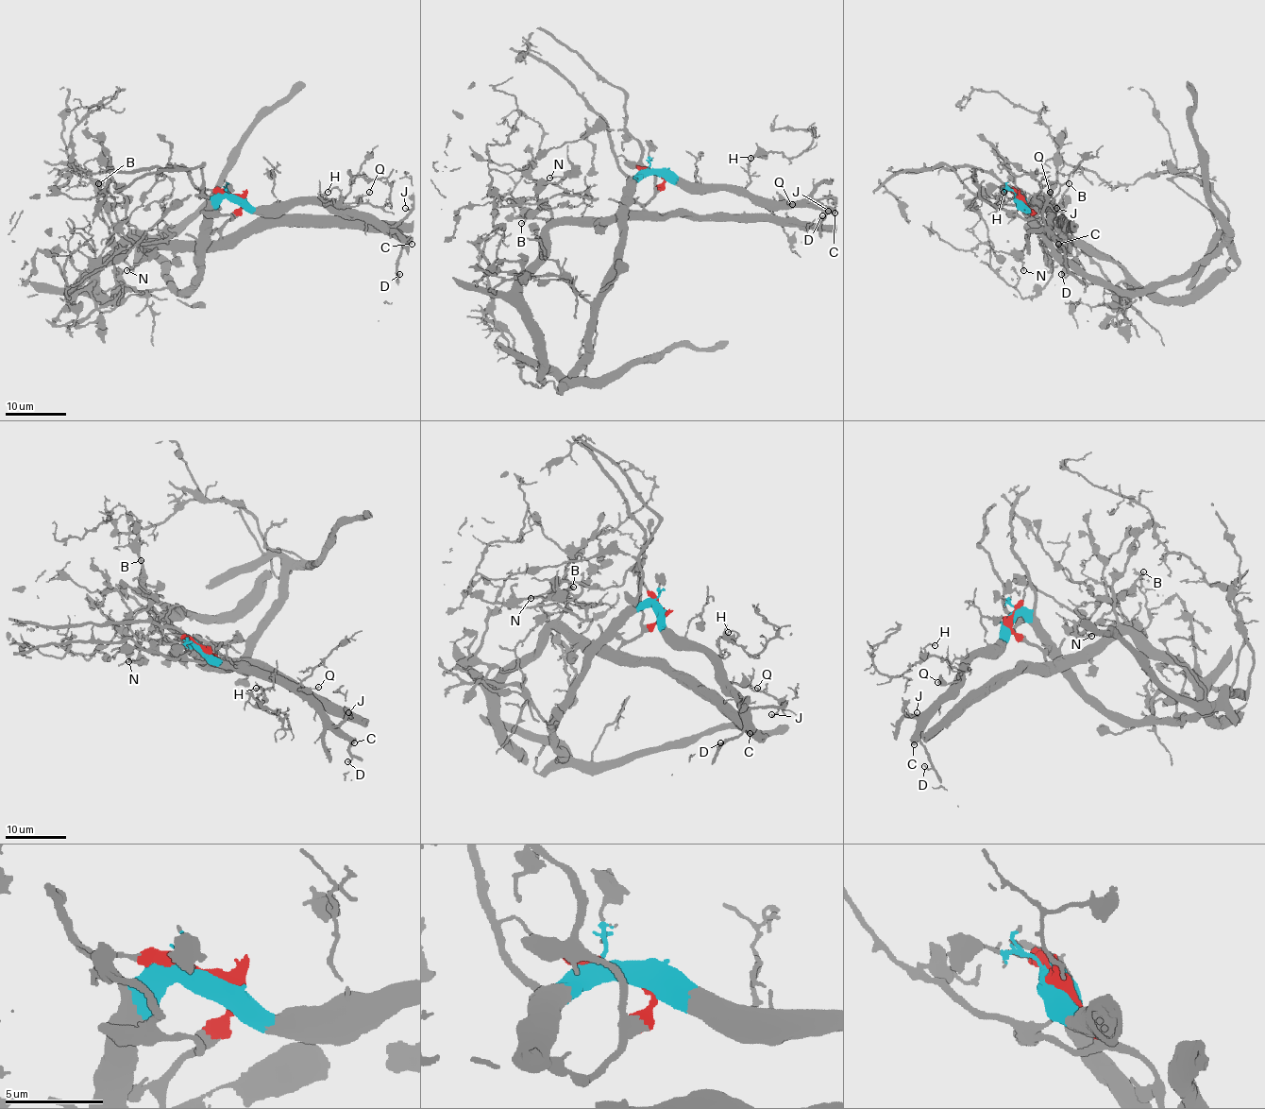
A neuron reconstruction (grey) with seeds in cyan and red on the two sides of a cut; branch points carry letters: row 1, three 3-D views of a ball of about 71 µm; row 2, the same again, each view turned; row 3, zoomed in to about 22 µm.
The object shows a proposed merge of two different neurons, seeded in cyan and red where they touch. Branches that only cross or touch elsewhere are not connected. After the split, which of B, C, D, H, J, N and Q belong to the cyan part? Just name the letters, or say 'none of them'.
C, D, H, J, Q

